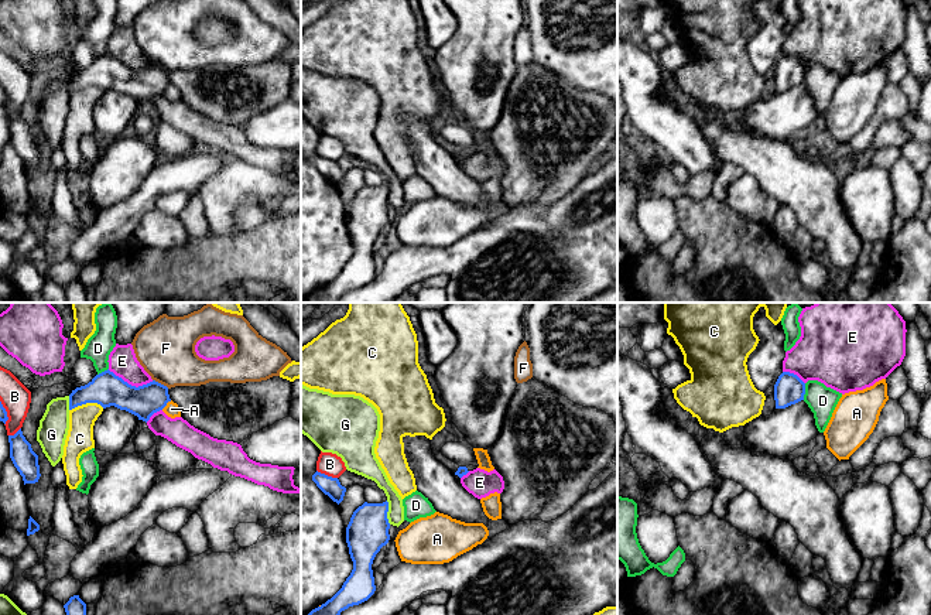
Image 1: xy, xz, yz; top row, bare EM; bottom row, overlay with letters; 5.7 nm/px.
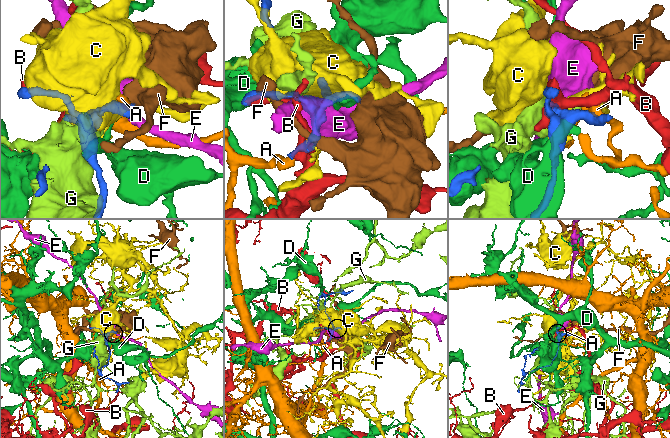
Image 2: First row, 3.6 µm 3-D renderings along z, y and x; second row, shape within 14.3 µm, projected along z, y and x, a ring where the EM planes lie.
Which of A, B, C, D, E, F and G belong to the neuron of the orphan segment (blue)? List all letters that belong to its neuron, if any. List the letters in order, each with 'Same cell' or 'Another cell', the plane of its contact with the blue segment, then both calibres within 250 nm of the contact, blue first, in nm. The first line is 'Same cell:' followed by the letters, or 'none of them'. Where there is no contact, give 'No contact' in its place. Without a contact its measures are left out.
Same cell: none of them
A: Another cell. Touches blue in xy. Thickness 180 nm (blue) against 80 nm
B: Another cell. Touches blue in xz. Thickness 110 nm (blue) against 130 nm
C: Another cell. Touches blue in xy. Thickness 190 nm (blue) against 150 nm
D: Another cell. Touches blue in yz. Thickness 170 nm (blue) against 160 nm
E: Another cell. Touches blue in xy. Thickness 190 nm (blue) against 160 nm
F: Another cell. Touches blue in xy. Thickness 180 nm (blue) against 340 nm
G: Another cell. Touches blue in xz. Thickness 240 nm (blue) against 110 nm

